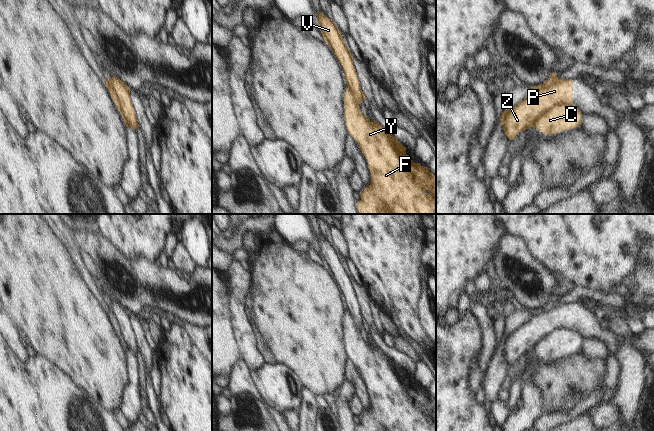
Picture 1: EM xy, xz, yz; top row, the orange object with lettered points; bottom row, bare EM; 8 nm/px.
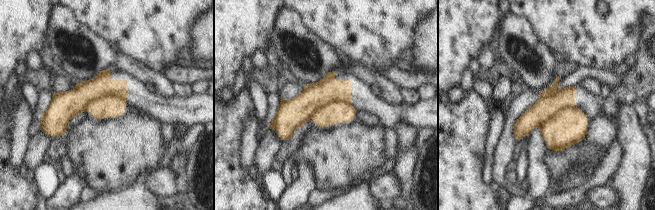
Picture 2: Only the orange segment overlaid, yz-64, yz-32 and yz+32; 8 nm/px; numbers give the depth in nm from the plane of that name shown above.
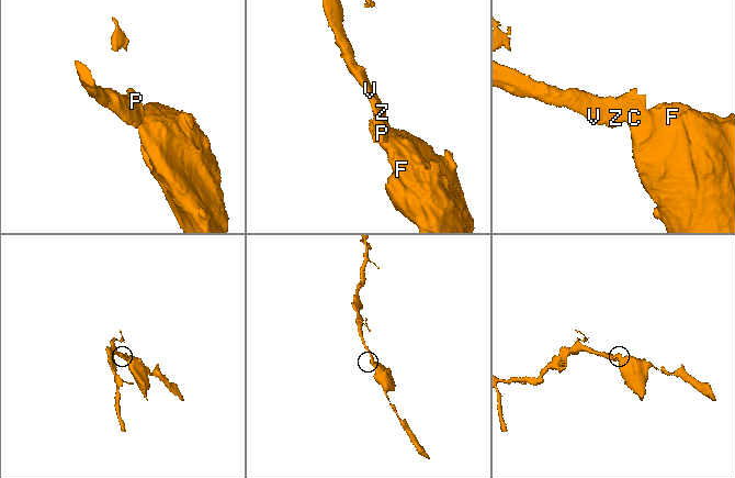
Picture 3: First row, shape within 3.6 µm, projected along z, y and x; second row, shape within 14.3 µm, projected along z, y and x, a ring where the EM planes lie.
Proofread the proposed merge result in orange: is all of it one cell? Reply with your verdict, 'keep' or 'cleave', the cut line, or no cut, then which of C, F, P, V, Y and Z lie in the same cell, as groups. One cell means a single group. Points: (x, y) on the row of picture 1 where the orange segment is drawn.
cleave; cut yz (572, 103), (555, 103), (549, 106), (534, 118), (533, 126); groups C F Y / P V Z

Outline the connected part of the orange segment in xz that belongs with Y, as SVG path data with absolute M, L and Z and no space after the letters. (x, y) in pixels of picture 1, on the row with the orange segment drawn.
M350 87L345 92L344 106L349 134L359 144L371 172L371 184L361 193L361 200L357 201L360 214L436 214L436 175L430 173L427 166L422 167L420 163L414 163L406 154L406 147L402 143L377 121L371 122L368 116L363 115Z

